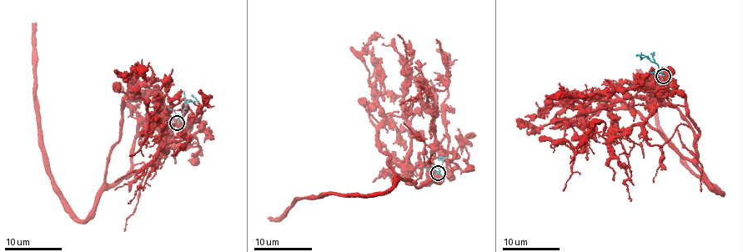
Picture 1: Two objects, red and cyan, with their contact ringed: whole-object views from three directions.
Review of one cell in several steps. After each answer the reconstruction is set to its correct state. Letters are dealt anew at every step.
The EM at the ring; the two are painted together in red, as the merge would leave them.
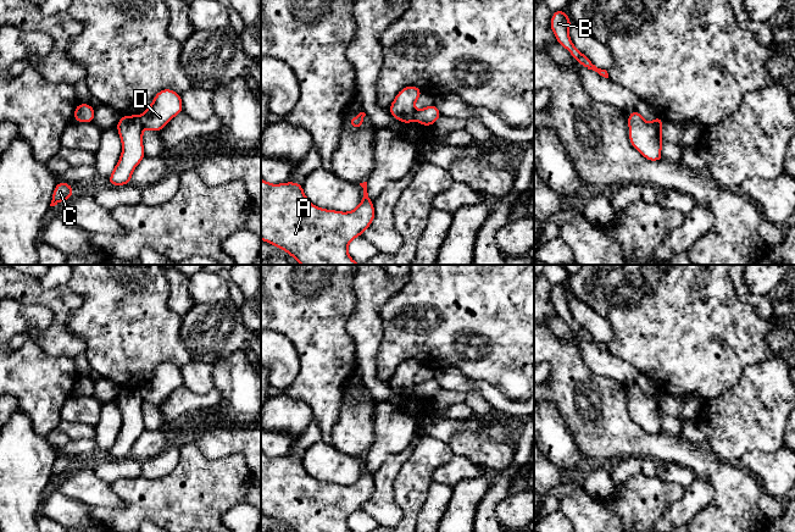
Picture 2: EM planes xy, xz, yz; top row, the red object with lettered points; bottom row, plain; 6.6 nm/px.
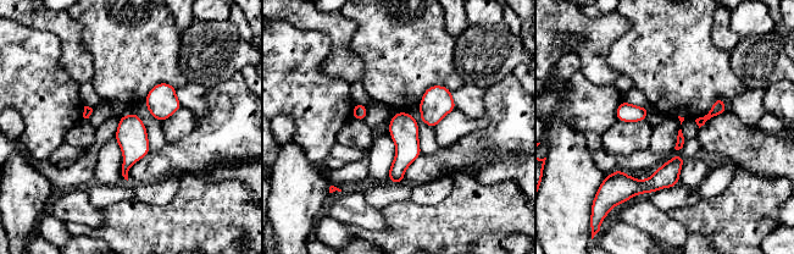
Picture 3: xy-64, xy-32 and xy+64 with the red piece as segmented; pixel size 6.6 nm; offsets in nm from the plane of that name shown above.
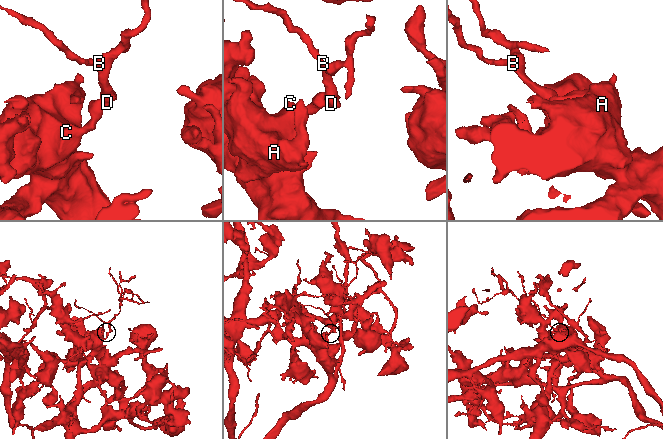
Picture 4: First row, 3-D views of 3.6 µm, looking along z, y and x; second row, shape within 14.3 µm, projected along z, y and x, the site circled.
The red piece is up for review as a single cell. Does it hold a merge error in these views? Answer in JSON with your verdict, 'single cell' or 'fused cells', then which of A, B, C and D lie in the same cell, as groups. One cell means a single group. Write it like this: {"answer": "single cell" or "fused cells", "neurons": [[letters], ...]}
{"answer": "fused cells", "neurons": [["A", "C"], ["B", "D"]]}

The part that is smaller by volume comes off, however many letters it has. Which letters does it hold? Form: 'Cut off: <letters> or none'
Cut off: B, D

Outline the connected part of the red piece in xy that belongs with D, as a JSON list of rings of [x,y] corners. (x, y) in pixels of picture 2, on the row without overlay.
[[[172,362],[160,364],[148,383],[141,388],[144,401],[160,405],[178,387],[183,384],[180,367]]]

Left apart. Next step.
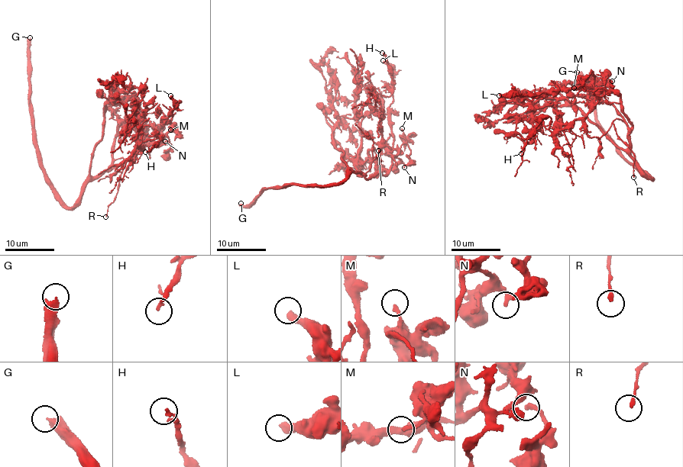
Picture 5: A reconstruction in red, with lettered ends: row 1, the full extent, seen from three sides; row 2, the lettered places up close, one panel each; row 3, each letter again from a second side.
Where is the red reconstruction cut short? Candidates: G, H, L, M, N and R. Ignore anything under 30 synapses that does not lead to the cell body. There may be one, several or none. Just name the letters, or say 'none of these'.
G

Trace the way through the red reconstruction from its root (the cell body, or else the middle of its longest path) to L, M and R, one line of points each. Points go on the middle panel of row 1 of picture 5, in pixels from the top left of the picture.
L: (354, 172), (366, 178), (375, 173), (383, 175), (392, 163), (393, 139), (390, 120), (393, 70), (383, 60)
M: (354, 172), (366, 178), (375, 173), (386, 172), (393, 157), (406, 143), (406, 139), (401, 136), (402, 128)
R: (354, 172), (361, 175), (366, 173), (376, 156), (381, 160), (377, 156), (378, 150)

